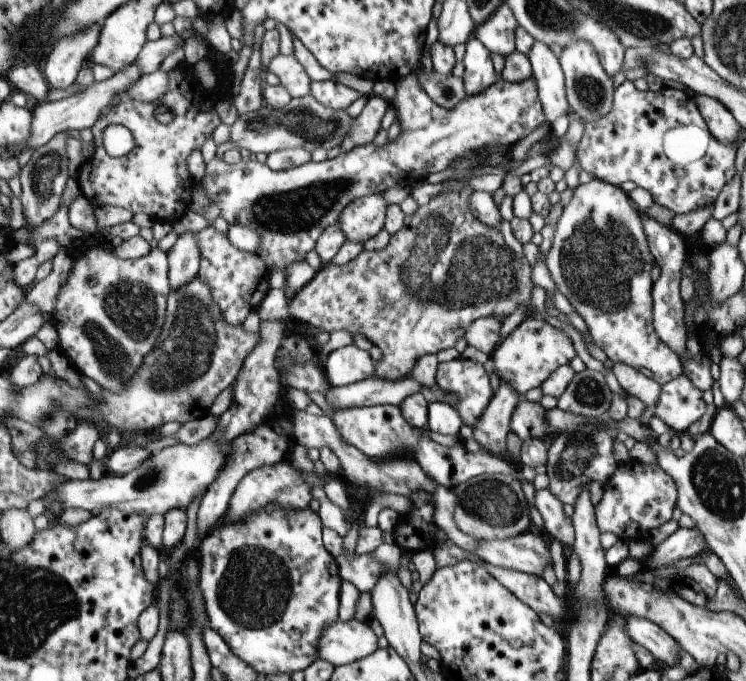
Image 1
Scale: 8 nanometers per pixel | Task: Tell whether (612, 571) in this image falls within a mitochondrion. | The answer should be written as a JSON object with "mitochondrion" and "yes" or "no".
{"mitochondrion":"no"}

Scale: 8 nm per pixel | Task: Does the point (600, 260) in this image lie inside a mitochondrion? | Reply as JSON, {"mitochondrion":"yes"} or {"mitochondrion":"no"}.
{"mitochondrion":"yes"}

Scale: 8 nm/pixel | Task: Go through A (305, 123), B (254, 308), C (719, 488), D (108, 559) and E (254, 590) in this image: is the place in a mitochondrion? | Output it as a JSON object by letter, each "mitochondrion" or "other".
{"A":"mitochondrion","B":"other","C":"mitochondrion","D":"other","E":"mitochondrion"}

